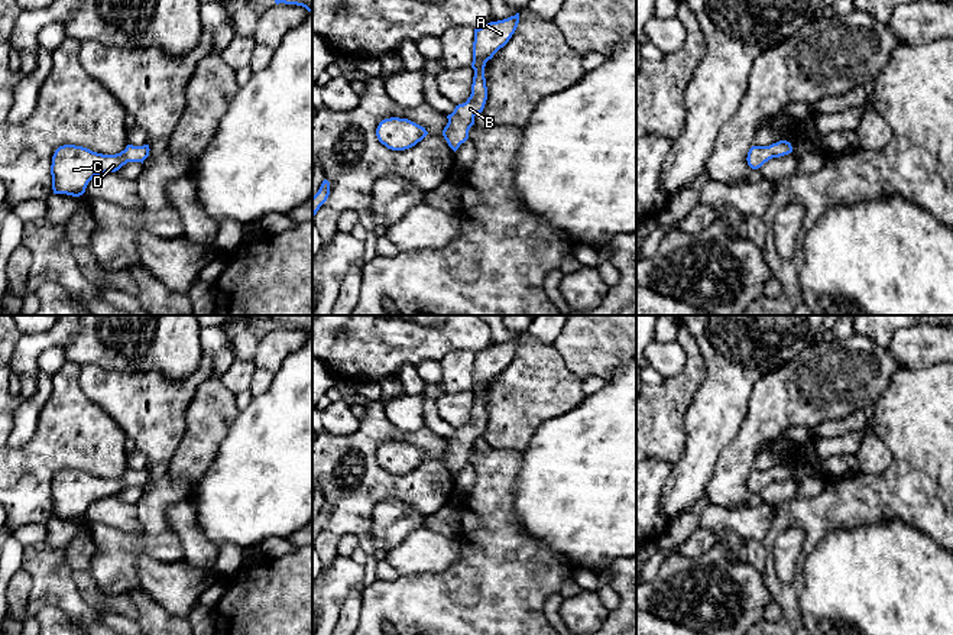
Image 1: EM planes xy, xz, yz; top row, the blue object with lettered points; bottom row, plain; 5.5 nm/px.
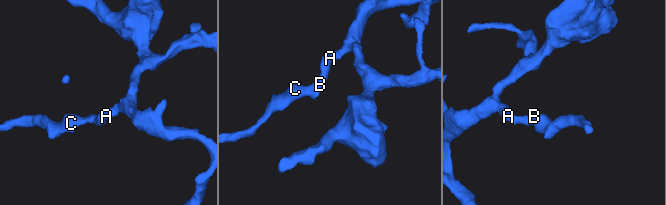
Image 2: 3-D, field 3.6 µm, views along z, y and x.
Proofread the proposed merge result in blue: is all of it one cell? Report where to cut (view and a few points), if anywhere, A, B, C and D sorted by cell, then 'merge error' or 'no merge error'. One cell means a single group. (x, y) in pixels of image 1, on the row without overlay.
no cut; A B C D; no merge error

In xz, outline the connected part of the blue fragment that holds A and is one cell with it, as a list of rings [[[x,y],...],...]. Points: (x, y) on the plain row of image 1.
[[[519,337],[474,353],[471,386],[474,401],[471,418],[466,427],[456,430],[454,435],[447,440],[448,447],[443,454],[444,463],[454,476],[469,463],[469,454],[474,448],[474,440],[482,437],[484,432],[487,424],[484,402],[486,386],[509,366],[518,351],[518,347]]]

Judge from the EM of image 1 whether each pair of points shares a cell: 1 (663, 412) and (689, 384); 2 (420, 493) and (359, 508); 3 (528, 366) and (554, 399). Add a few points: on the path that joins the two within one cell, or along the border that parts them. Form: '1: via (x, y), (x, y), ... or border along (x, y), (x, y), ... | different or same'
1: via (667, 405), (681, 391) | same
2: via (405, 491), (376, 491), (373, 493) | same
3: via (537, 375), (537, 382), (545, 391) | same

